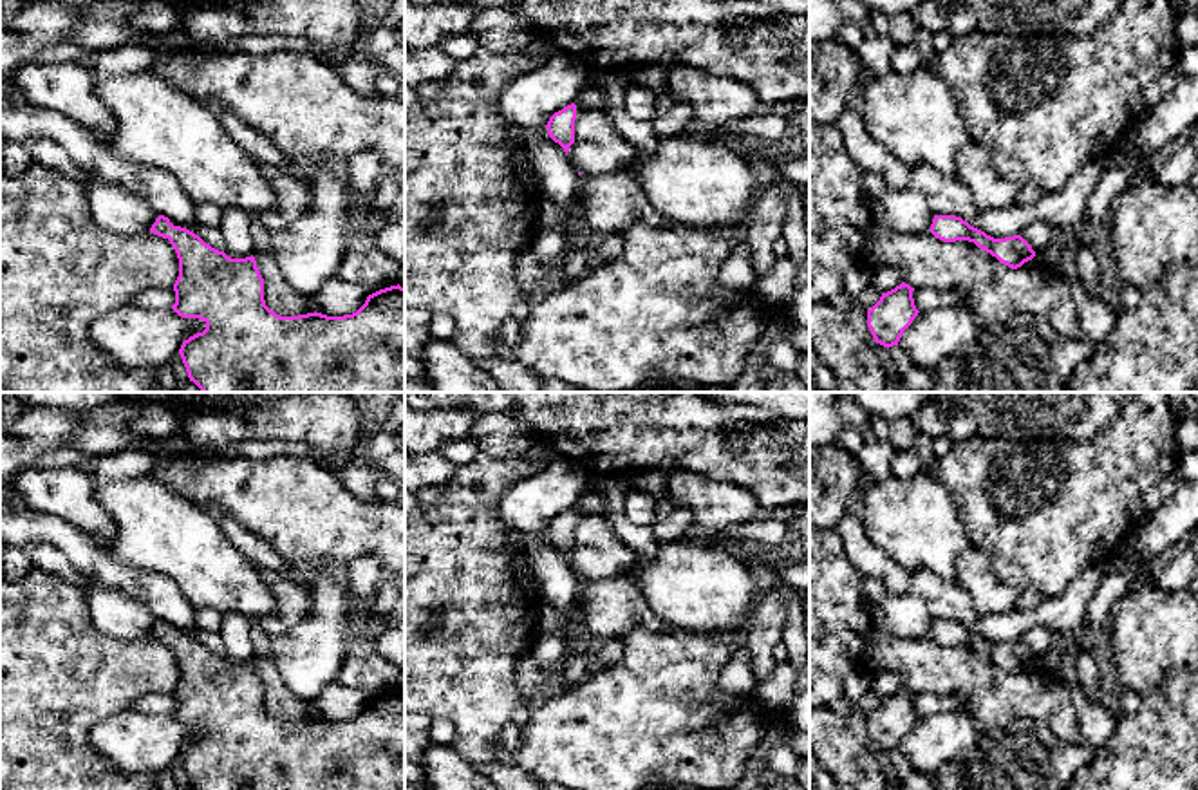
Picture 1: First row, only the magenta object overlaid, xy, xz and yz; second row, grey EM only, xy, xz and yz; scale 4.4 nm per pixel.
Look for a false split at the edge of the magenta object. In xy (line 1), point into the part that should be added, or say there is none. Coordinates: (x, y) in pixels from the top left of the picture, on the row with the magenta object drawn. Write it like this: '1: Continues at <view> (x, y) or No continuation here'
1: No continuation here

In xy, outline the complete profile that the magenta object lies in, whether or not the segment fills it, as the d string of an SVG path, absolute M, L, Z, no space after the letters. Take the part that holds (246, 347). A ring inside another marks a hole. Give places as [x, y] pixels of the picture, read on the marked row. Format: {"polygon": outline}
{"polygon": "M164 215L155 219L150 233L168 239L179 259L172 309L183 318L206 324L202 333L184 340L179 349L190 381L202 392L405 392L405 287L399 284L369 295L352 315L327 316L314 311L280 316L266 306L264 278L253 255L231 259L193 231L173 226Z"}

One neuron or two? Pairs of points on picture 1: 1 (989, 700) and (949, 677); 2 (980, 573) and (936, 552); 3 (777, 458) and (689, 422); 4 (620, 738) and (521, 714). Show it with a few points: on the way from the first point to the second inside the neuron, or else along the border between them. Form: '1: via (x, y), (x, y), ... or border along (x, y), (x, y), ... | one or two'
1: via (980, 691), (965, 677), (958, 677) | one
2: border along (973, 543), (956, 561), (956, 581) | two
3: via (756, 461), (729, 461), (711, 443) | one
4: border along (532, 711), (521, 729) | two

